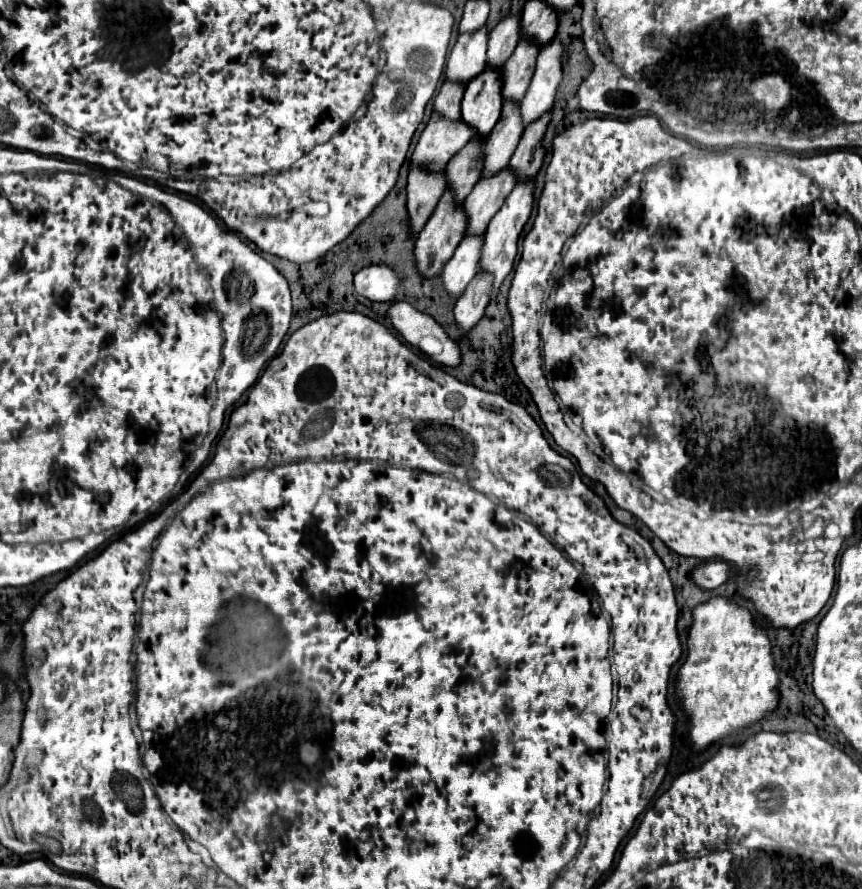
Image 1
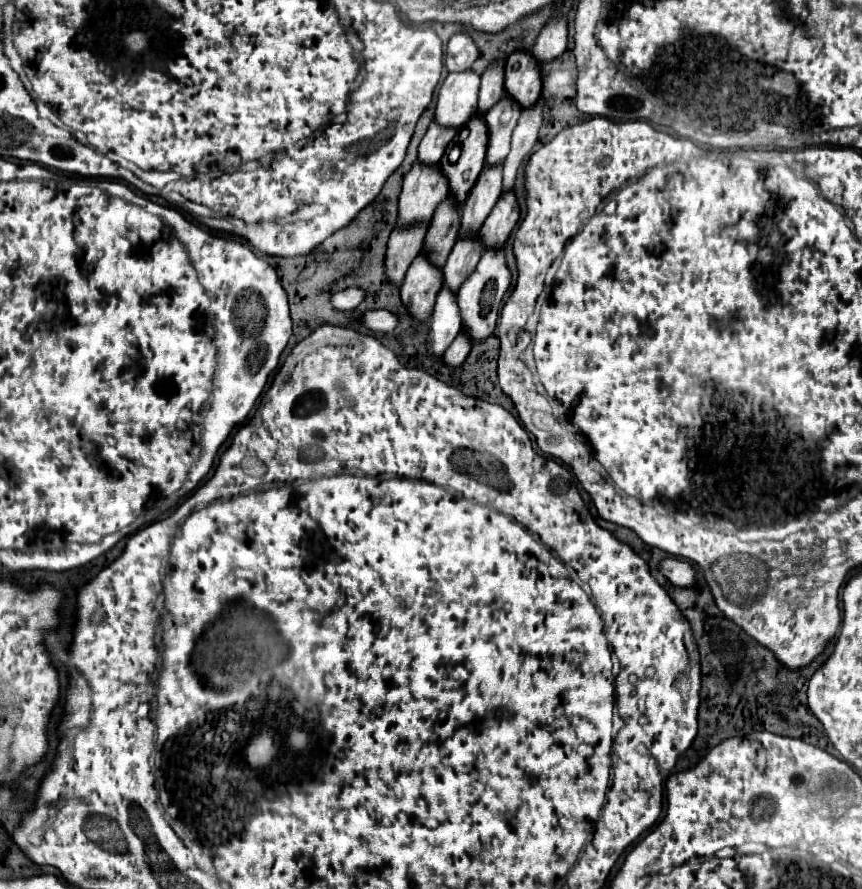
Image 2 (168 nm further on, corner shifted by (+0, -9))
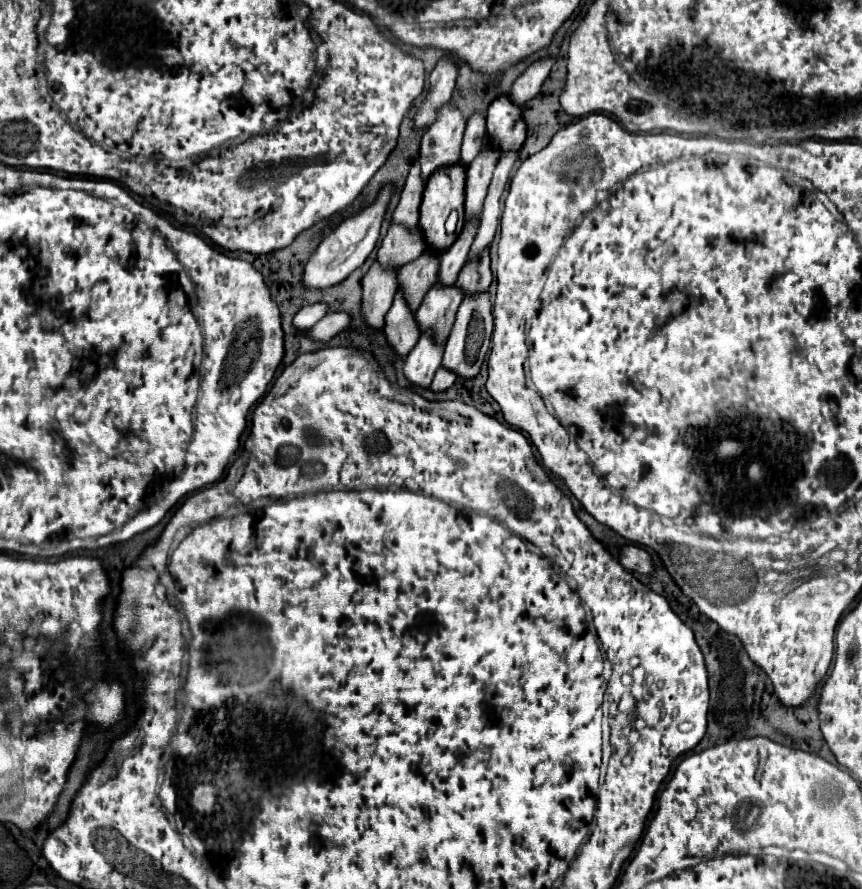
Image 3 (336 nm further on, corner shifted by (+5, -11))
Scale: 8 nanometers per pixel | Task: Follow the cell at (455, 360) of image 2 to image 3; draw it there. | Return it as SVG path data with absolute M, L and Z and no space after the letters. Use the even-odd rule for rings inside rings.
M438 368L438 372L436 372L436 376L434 376L434 380L432 380L432 384L430 384L430 390L432 392L444 392L444 390L448 390L452 384L456 382L456 376L452 376L452 372L448 372L446 368Z

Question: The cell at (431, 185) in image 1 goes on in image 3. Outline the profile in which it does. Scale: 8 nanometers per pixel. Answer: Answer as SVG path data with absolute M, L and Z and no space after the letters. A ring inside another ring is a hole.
M374 262L362 280L362 316L364 322L374 330L384 328L384 316L392 306L394 294L398 292L396 274L398 270L382 270L380 264Z

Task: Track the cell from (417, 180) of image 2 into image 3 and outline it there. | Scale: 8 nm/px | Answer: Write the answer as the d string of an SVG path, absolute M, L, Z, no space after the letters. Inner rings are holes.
M392 224L378 248L378 262L382 268L402 268L424 252L420 232Z

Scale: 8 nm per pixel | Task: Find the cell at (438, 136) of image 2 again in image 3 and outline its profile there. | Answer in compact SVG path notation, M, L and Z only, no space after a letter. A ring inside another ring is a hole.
M416 162L406 178L404 190L400 194L400 202L392 214L394 224L402 224L408 230L416 228L416 220L420 216L422 192L424 192L424 180L420 180L420 164Z

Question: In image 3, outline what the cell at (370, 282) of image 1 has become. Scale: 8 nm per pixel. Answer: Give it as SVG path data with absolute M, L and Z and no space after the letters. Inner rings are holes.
M310 304L298 310L298 314L292 320L292 326L296 330L308 330L312 328L324 314L328 314L328 306L326 304Z

